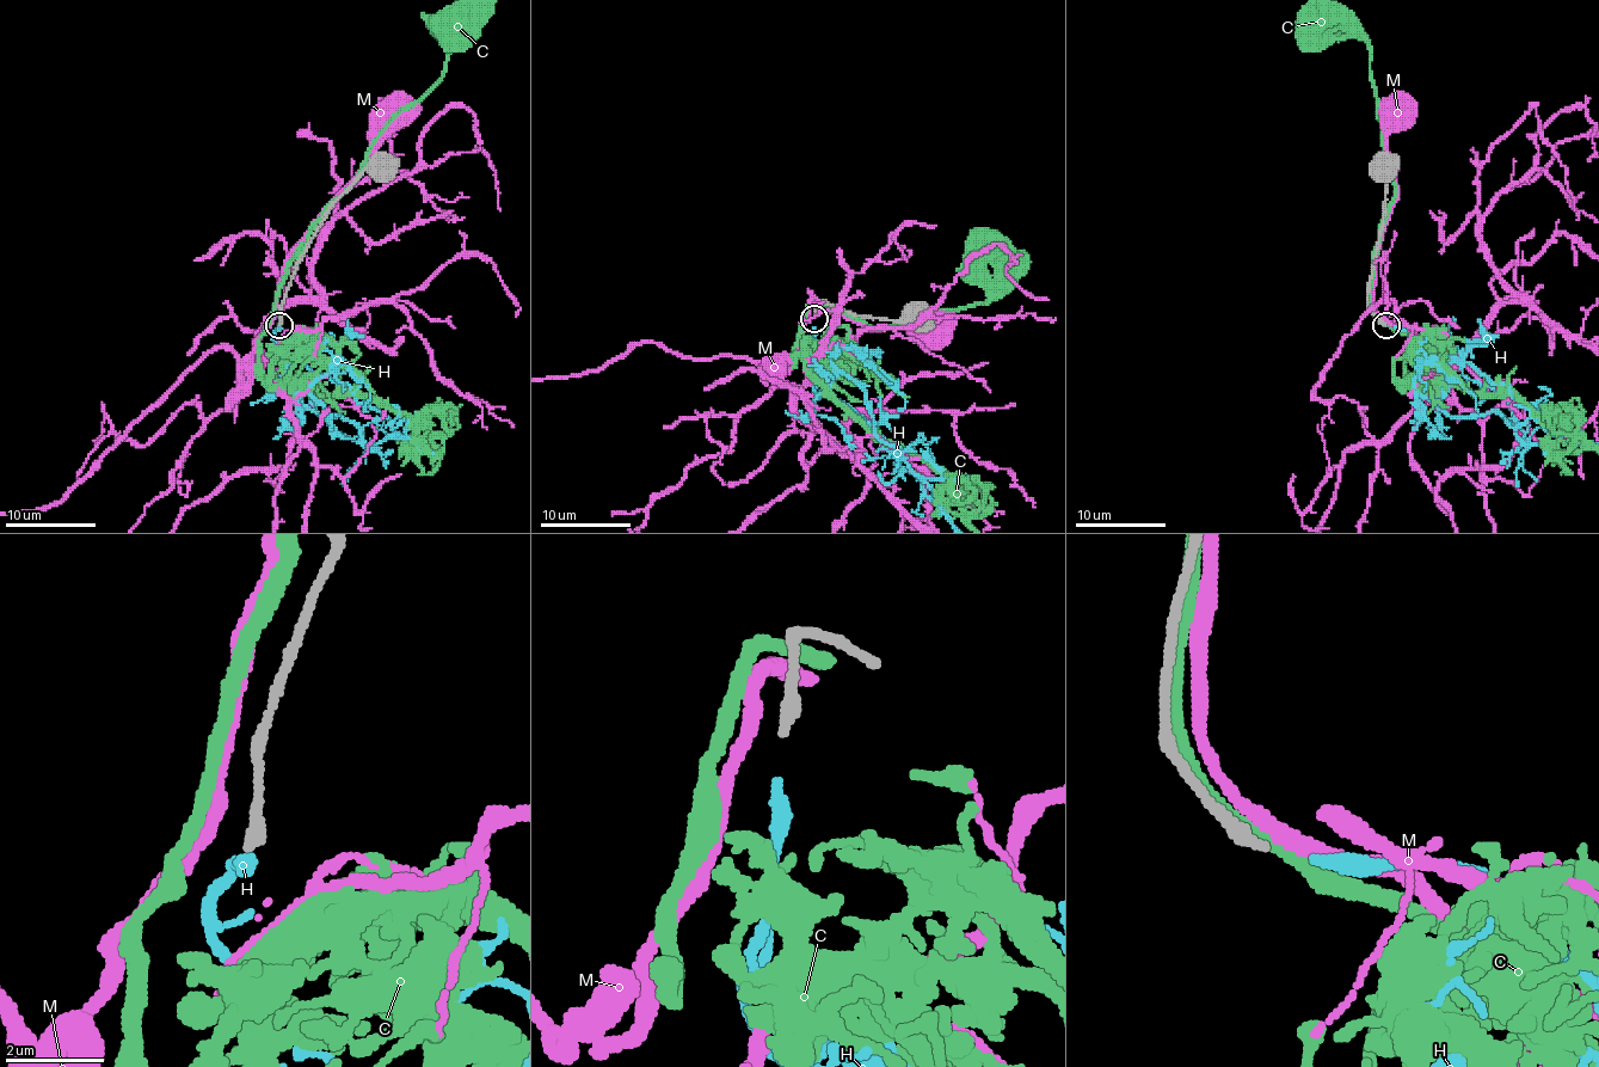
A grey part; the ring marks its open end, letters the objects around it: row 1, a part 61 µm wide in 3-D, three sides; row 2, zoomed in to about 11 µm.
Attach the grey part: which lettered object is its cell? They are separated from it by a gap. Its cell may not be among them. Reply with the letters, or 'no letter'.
H

